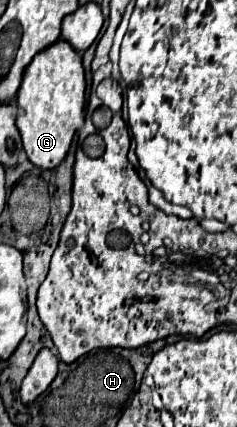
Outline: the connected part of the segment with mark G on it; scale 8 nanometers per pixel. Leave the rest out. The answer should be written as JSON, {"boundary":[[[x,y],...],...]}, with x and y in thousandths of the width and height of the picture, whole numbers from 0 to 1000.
{"boundary":[[[253,91],[135,138],[76,213],[68,297],[93,316],[110,363],[152,391],[236,396],[278,372],[312,311],[354,288],[354,251],[363,251],[363,185],[346,129]]]}

